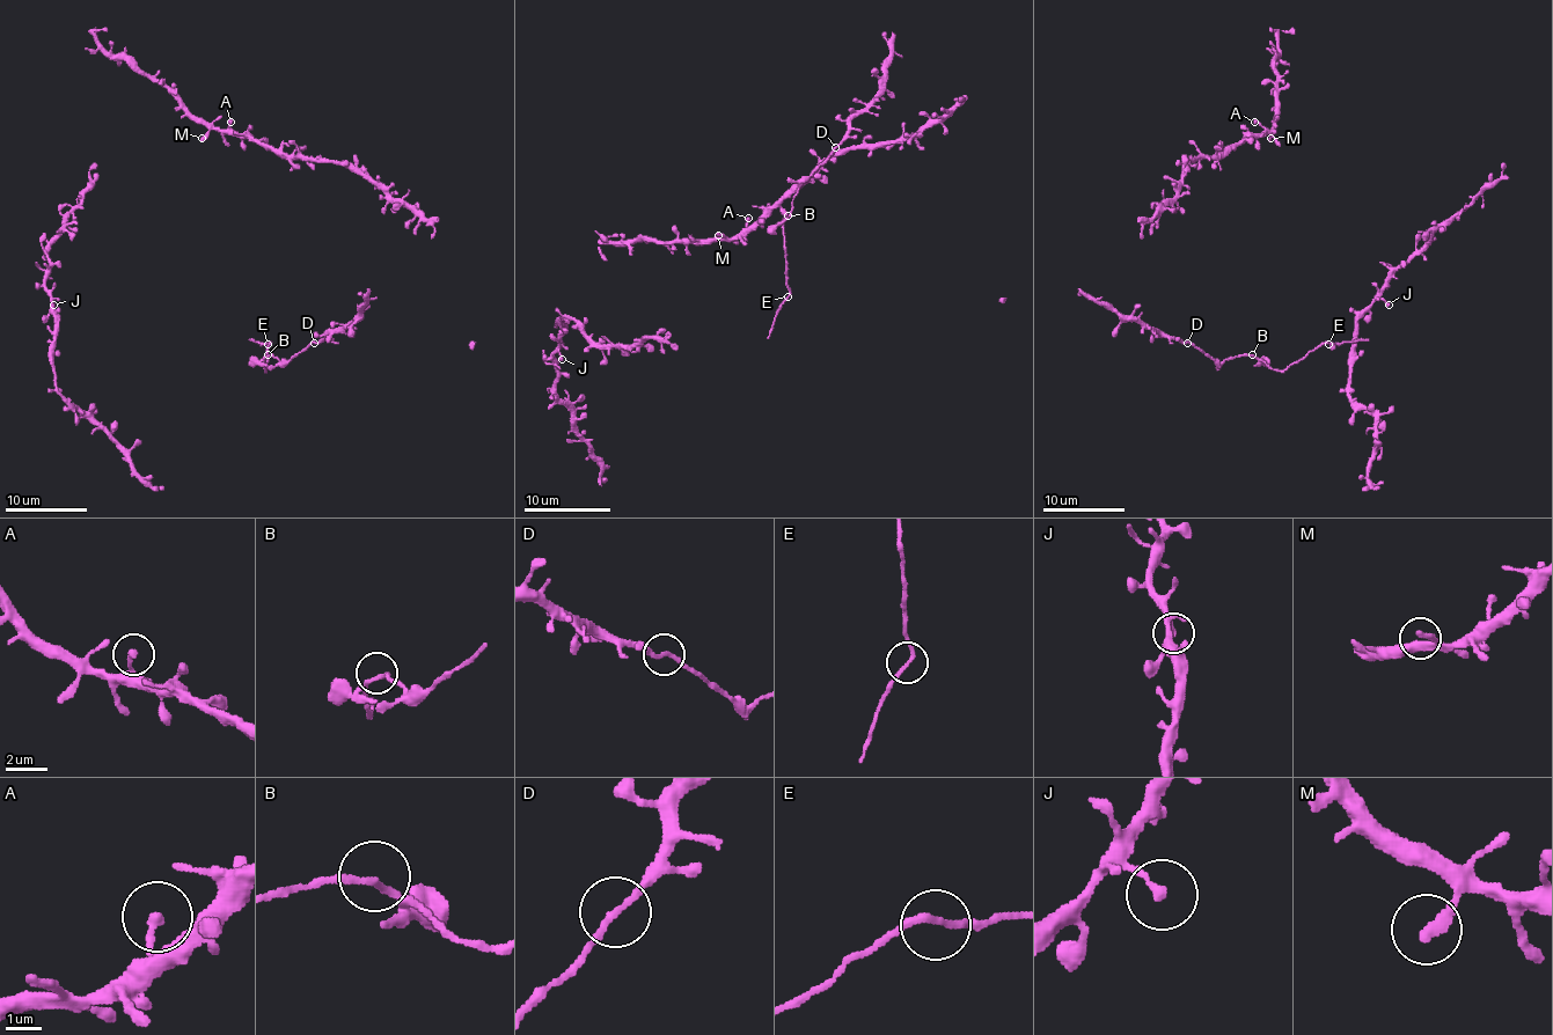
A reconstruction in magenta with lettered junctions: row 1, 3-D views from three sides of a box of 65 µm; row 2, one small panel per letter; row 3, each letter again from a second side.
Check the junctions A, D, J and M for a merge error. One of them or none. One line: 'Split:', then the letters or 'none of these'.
Split: D

